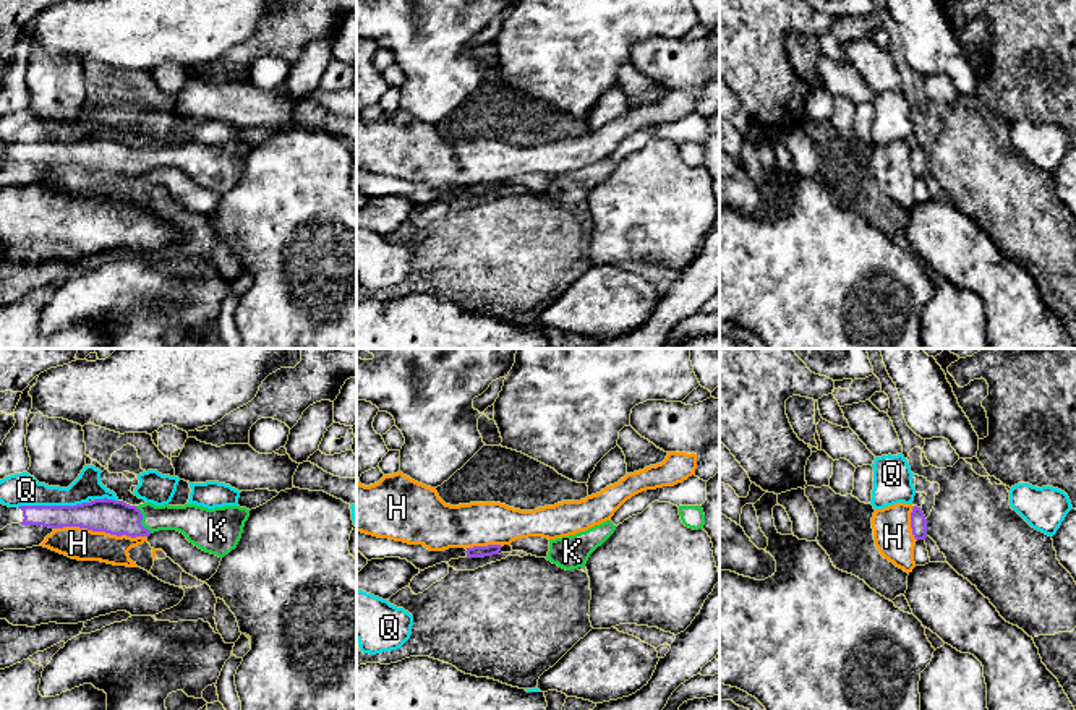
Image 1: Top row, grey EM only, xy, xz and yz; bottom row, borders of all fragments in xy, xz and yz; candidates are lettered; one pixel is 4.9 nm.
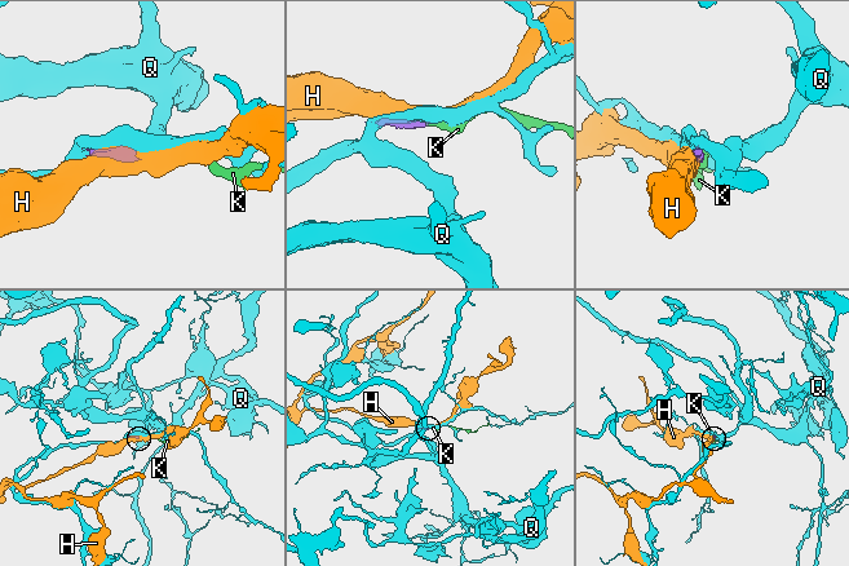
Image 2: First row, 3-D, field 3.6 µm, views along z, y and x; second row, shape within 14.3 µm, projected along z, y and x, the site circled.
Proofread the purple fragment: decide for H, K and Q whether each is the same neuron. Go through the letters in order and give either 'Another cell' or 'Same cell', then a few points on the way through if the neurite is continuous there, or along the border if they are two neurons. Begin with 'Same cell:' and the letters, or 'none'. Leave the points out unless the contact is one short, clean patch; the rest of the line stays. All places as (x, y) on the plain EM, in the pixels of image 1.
Same cell: K
H: Another cell
K: Same cell. Path across: xy (115, 154), (141, 156), (192, 158)
Q: Another cell

